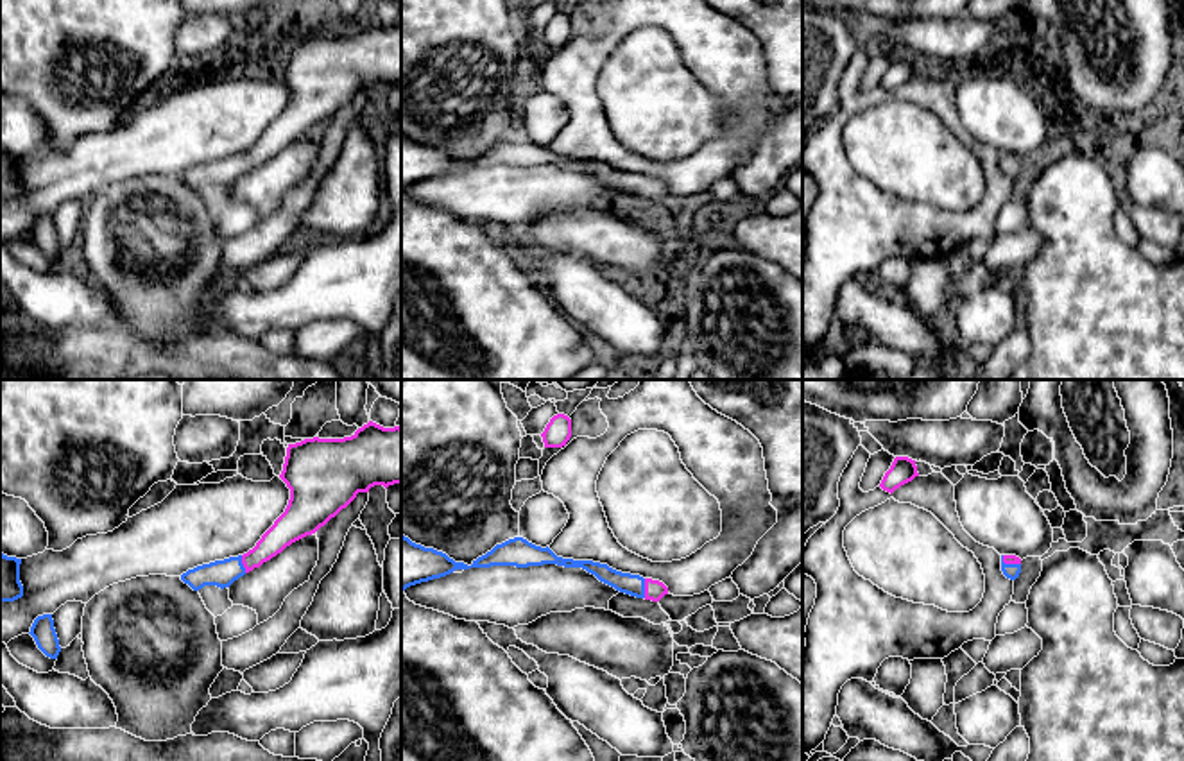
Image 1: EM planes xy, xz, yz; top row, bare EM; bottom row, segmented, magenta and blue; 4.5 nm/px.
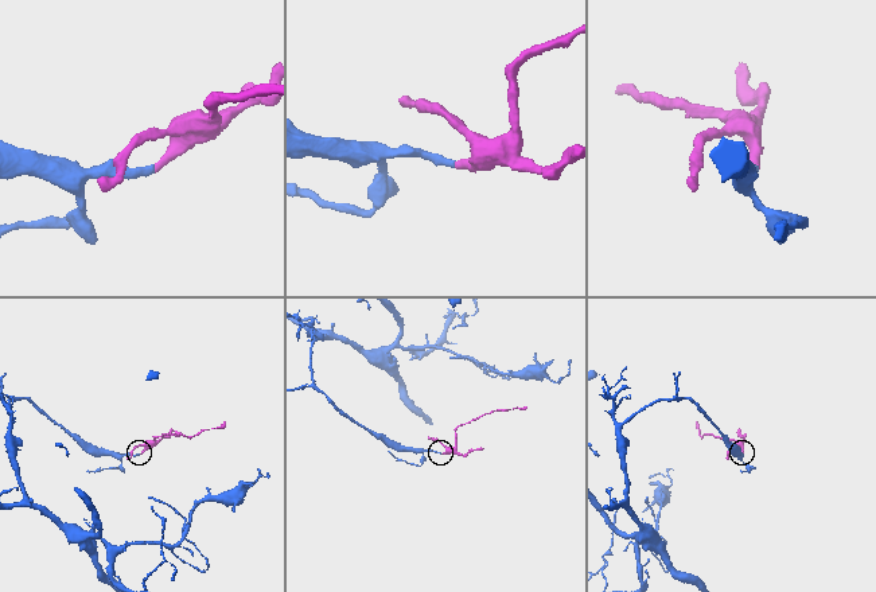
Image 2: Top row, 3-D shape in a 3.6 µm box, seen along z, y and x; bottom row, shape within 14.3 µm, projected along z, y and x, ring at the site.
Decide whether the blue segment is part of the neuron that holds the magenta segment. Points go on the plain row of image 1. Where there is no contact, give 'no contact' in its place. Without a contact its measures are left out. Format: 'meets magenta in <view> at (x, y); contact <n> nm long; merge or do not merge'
meets magenta in xz at (645, 187); contact 90 nm long; merge

